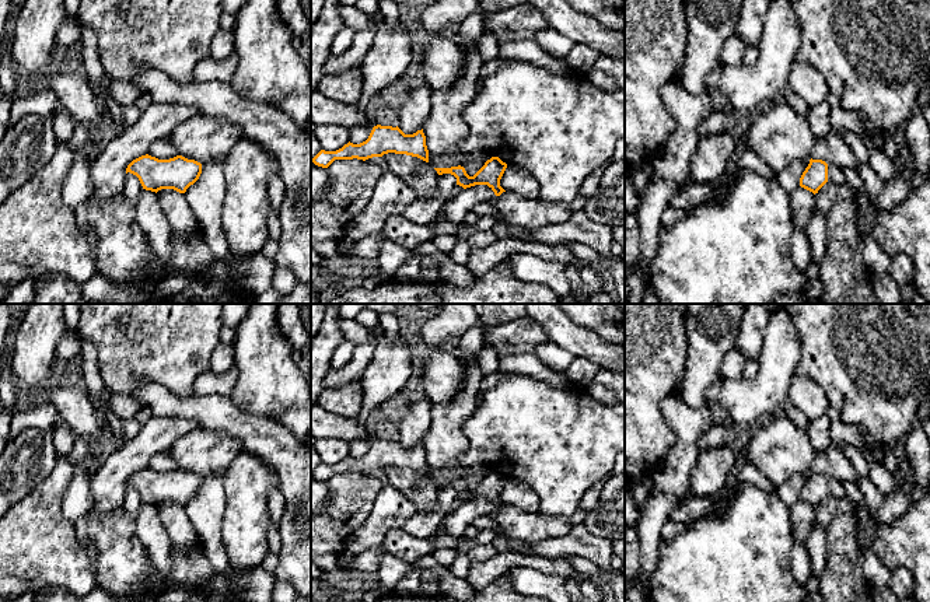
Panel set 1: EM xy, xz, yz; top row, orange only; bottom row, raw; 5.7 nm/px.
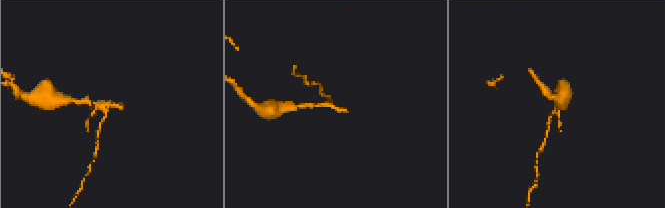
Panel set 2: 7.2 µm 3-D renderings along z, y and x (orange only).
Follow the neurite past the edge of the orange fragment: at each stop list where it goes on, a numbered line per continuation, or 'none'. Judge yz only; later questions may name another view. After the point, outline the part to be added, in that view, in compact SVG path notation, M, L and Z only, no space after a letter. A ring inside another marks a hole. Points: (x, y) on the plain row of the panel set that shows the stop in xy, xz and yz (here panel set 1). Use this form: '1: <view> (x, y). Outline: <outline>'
1: yz (835, 487). Outline: M828 479L828 496L835 496L839 500L846 497L845 487L842 482L835 479Z

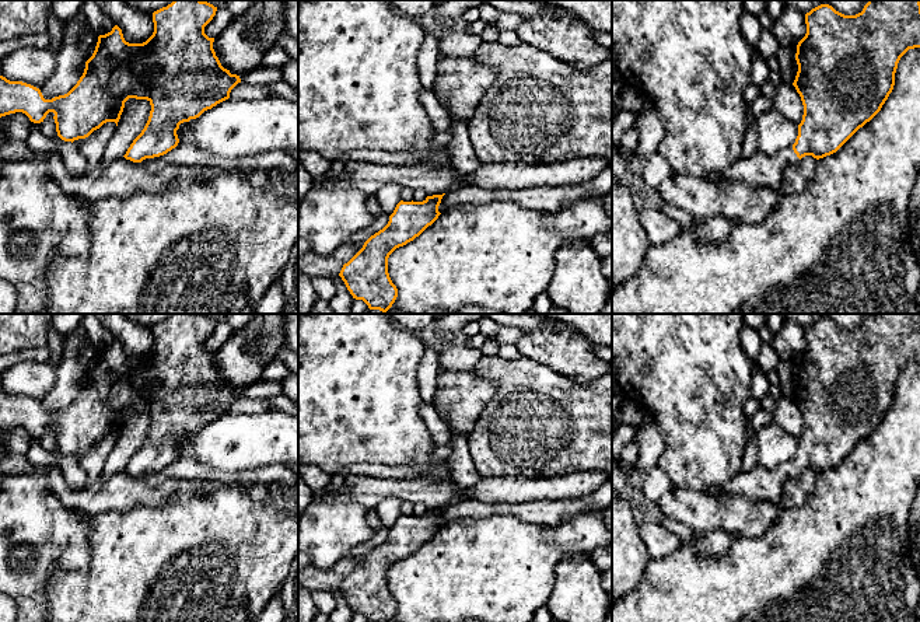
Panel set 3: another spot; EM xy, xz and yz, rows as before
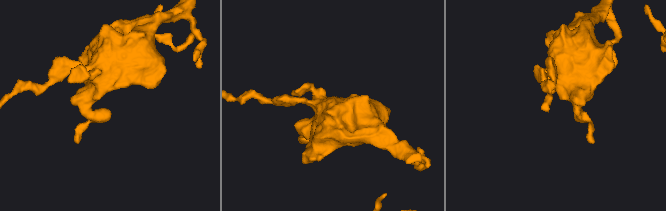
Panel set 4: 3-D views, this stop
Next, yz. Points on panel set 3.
1: yz (759, 484). Outline: M793 461L776 468L763 468L756 464L748 472L739 472L723 486L707 488L703 492L716 497L724 495L742 495L751 500L773 500L781 493L781 486L788 478L798 478L800 472Z

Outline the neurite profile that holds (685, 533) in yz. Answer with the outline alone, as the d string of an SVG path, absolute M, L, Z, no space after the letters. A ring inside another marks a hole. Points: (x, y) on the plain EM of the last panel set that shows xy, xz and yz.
M662 516L660 524L662 524L668 531L679 537L683 544L692 542L695 530L692 530L685 523Z

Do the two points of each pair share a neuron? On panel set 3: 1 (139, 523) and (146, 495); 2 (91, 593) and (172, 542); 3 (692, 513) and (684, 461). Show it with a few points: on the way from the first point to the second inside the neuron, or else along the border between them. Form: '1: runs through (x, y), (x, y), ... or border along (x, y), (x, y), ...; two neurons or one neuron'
1: border along (174, 492), (158, 505), (111, 512); two neurons
2: runs through (111, 593), (122, 593), (153, 562); one neuron
3: border along (675, 485), (684, 489), (702, 491); two neurons

